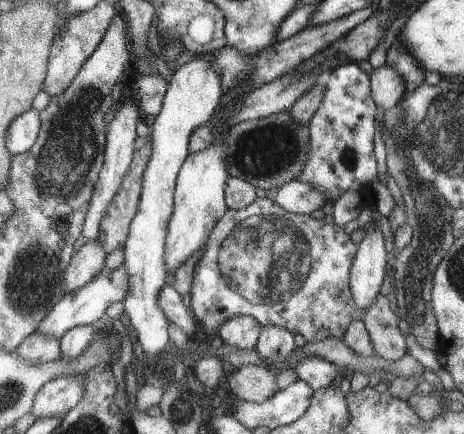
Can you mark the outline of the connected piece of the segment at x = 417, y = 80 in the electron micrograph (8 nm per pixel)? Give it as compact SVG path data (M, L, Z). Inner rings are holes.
M398 40L387 50L384 65L392 68L404 80L405 95L424 82L425 72L410 53L402 48Z

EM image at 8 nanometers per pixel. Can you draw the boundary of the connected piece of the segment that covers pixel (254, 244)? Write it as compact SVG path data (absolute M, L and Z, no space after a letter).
M266 197L256 198L252 203L240 209L227 209L218 220L213 229L210 230L209 240L206 241L204 251L200 259L194 264L192 283L189 289L190 302L189 308L193 313L196 322L202 329L202 336L211 336L217 334L218 328L227 320L235 315L249 315L254 318L261 327L269 325L290 331L291 334L301 334L307 343L322 341L324 338L333 337L341 339L346 332L347 325L355 317L354 301L350 291L349 274L353 264L353 254L355 254L355 244L349 240L349 236L337 228L335 224L325 224L322 219L314 219L310 215L296 215L283 210L275 201L271 202Z

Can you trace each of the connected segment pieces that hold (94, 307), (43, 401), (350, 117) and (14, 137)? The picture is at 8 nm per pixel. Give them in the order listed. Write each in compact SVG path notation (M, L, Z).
M123 264L120 267L109 270L106 267L88 282L83 288L67 293L63 300L60 300L51 309L51 312L43 319L38 332L49 338L61 339L69 330L79 325L93 325L105 315L105 310L113 302L124 302L127 296L127 267Z
M87 374L69 375L50 380L36 394L32 408L37 418L65 416L82 401Z
M345 63L335 67L321 81L324 84L324 93L320 105L306 124L310 145L302 172L295 180L309 183L314 189L322 192L326 202L333 202L346 190L360 192L365 187L370 190L371 183L377 180L377 166L373 154L375 104L373 104L372 94L369 94L369 76L363 70L359 70L355 63Z
M28 110L18 116L11 124L7 146L11 154L18 155L30 151L37 142L42 127L42 118L37 110Z

